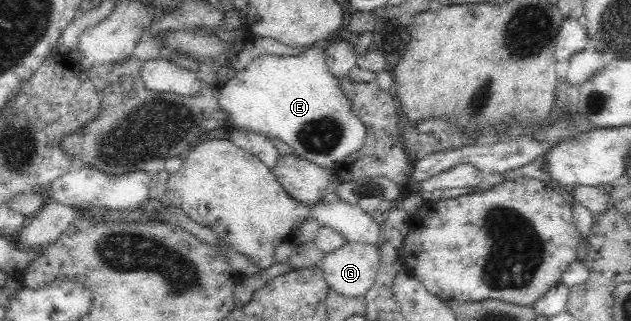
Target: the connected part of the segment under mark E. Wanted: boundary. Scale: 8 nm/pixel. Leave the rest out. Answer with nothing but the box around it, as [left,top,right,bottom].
[218,43,365,169]

